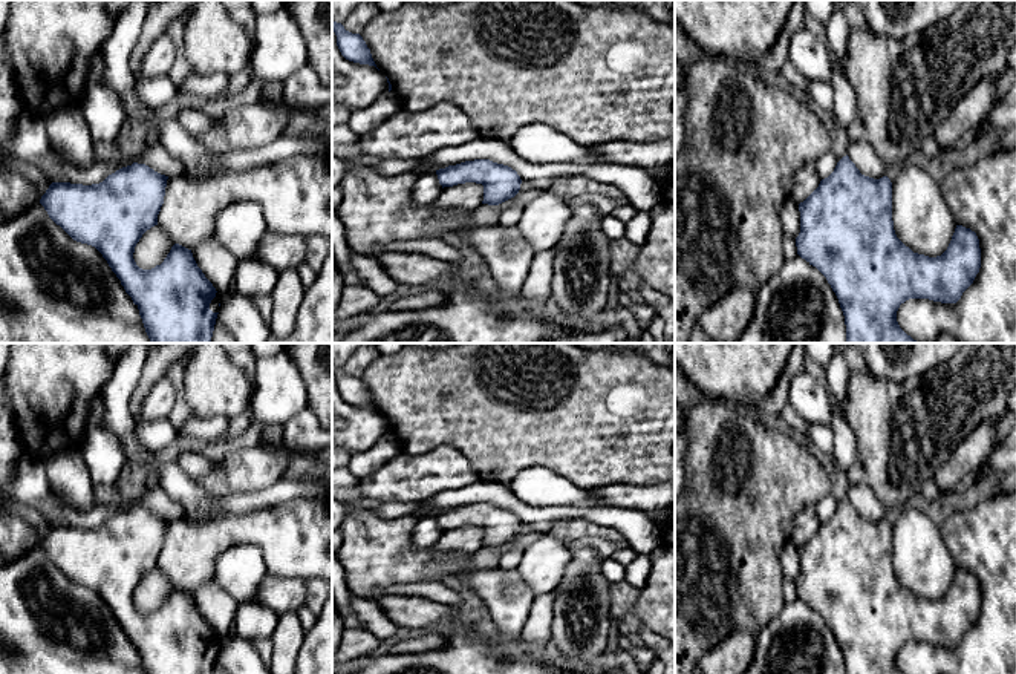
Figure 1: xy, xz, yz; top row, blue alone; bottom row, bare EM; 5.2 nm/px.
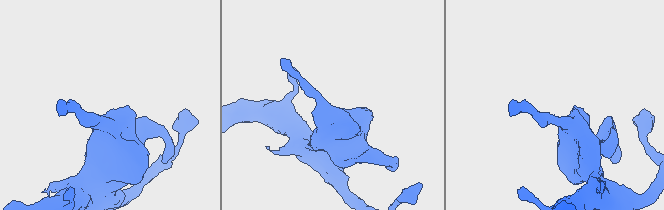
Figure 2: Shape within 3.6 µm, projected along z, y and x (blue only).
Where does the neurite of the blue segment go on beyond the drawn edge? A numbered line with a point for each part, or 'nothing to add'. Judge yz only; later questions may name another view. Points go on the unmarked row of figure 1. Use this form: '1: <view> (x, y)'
nothing to add

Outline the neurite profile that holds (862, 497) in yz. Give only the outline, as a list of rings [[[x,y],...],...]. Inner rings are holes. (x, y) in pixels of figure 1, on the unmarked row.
[[[852,484],[848,487],[848,499],[861,518],[880,522],[884,518],[884,506],[878,501],[872,489],[866,484]]]

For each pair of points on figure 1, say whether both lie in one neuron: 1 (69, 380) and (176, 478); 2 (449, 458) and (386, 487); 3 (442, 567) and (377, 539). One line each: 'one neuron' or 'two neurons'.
1: two neurons
2: one neuron
3: one neuron

